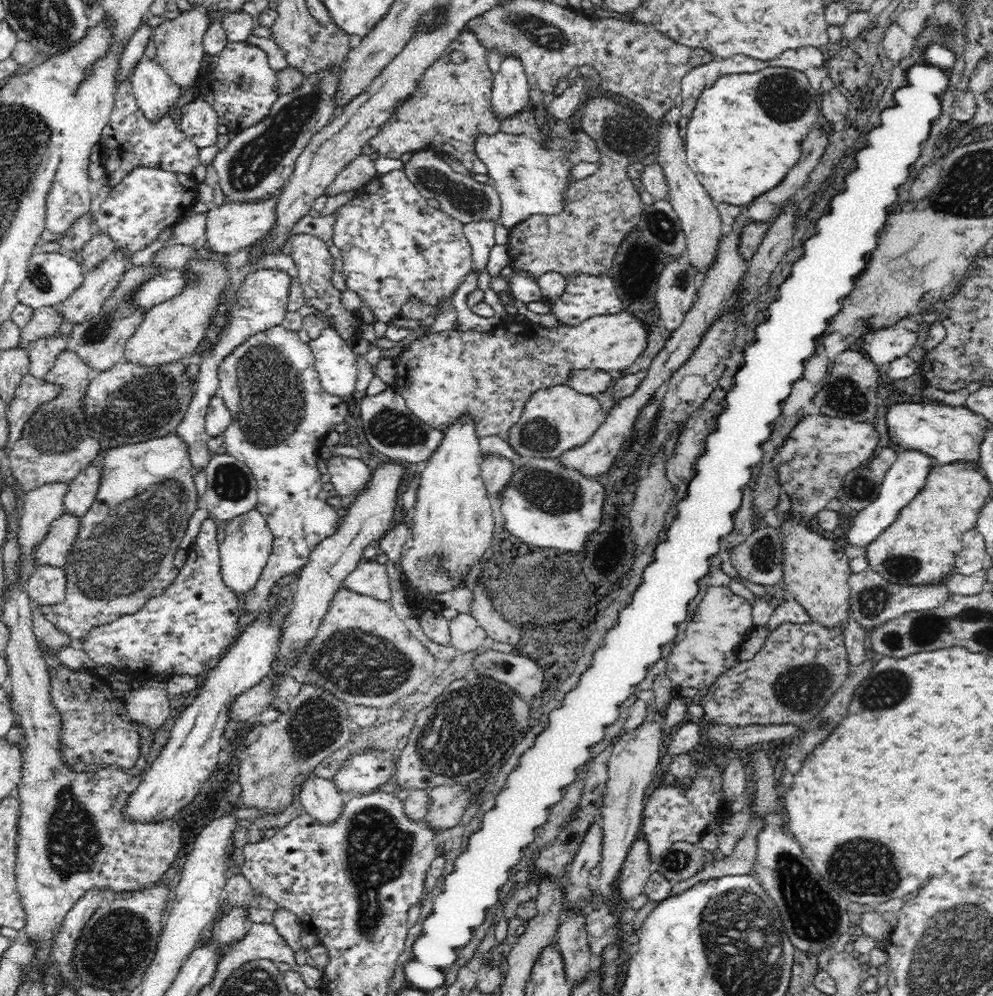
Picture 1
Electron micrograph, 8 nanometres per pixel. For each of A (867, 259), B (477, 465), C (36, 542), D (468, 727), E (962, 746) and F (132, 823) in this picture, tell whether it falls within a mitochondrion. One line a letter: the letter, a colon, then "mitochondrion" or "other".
A: other
B: other
C: other
D: mitochondrion
E: other
F: other

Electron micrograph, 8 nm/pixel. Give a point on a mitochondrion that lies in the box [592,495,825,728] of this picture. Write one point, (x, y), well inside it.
(763, 555)

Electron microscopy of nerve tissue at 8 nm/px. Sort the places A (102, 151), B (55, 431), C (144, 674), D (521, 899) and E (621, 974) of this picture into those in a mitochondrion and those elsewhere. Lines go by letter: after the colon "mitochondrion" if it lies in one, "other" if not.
A: other
B: mitochondrion
C: other
D: other
E: other

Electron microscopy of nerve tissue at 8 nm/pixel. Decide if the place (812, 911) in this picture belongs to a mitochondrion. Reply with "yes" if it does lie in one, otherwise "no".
yes

